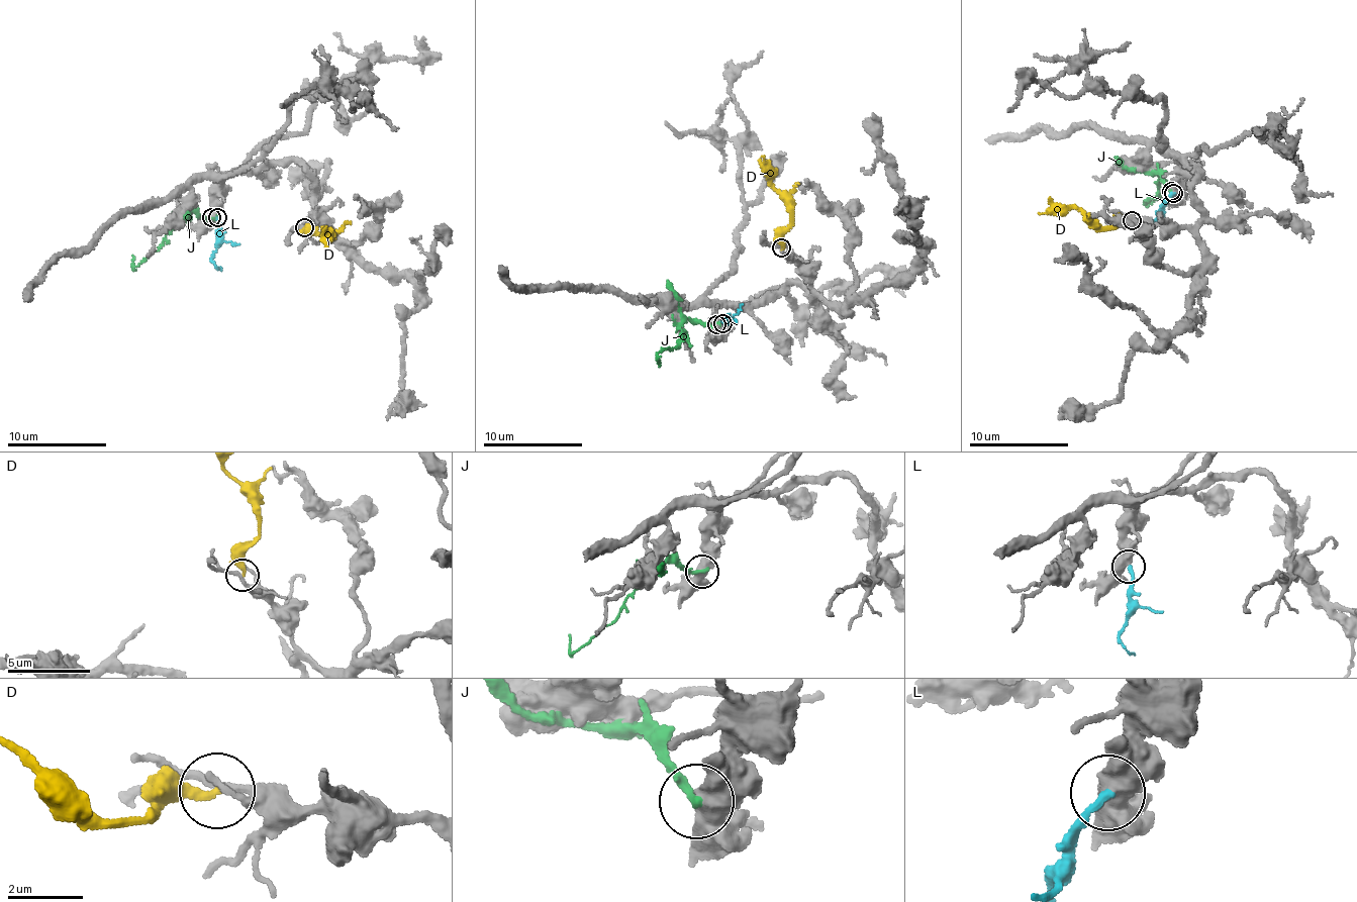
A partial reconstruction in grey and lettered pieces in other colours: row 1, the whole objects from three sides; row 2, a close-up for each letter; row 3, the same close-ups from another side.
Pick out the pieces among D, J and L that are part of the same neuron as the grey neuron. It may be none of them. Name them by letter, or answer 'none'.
L

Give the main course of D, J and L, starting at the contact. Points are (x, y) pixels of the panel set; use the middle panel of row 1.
D: (781, 246), (790, 208), (787, 199), (771, 185), (771, 167), (762, 157)
J: (716, 325), (706, 326), (685, 318), (680, 342), (658, 352), (656, 360), (659, 366)
L: (722, 324), (727, 319), (737, 322)

